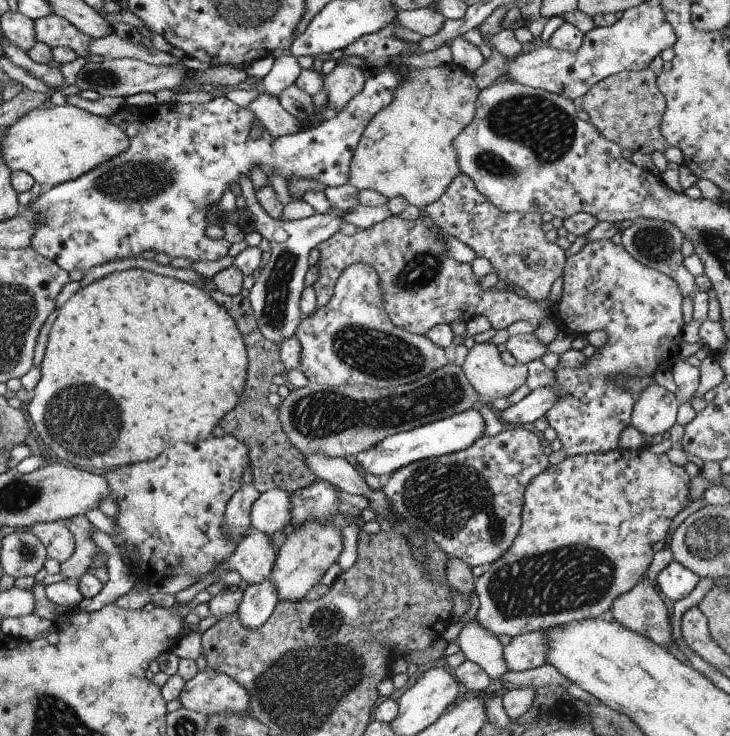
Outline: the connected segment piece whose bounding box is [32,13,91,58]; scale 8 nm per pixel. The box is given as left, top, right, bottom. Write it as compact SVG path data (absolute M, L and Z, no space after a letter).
M51 15L36 19L32 22L36 42L55 47L67 47L74 51L76 56L87 56L86 44L91 40L76 30L67 20Z

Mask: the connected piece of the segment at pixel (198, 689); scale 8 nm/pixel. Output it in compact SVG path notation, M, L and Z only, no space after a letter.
M207 666L185 681L177 699L182 709L205 716L214 713L250 716L246 691L231 678Z

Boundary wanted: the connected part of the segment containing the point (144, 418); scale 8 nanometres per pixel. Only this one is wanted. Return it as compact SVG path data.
M140 269L114 272L94 281L83 290L77 290L59 310L59 314L49 328L45 354L39 367L41 376L32 389L33 398L27 404L26 413L33 423L38 439L45 447L51 449L57 458L87 471L117 469L129 464L154 460L165 448L180 441L192 444L209 438L221 418L233 410L241 400L240 396L245 391L247 366L248 356L235 322L205 290L190 283Z

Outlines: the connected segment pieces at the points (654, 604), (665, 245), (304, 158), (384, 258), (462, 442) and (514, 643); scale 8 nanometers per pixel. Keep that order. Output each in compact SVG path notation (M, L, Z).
M701 498L693 499L683 510L678 512L671 521L669 526L669 532L667 533L666 540L663 542L665 548L655 552L647 571L641 576L639 583L629 592L620 595L612 604L609 612L611 618L629 628L632 632L636 634L641 634L645 639L651 640L655 645L667 647L669 643L673 640L671 638L671 626L669 624L670 619L667 617L667 610L663 600L659 598L659 594L655 592L654 581L656 584L657 576L659 572L663 571L672 562L671 549L669 548L668 541L671 540L671 534L673 530L687 518L687 516L694 514L703 506Z
M639 219L633 221L620 234L622 248L635 261L670 277L683 297L686 295L693 296L696 291L694 278L685 270L682 264L684 258L681 256L681 244L684 242L684 237L673 227L673 224L658 219Z
M388 67L380 74L367 76L362 92L353 96L343 111L325 117L315 127L275 139L264 129L259 138L251 140L249 132L256 117L247 106L236 106L223 96L216 96L206 104L155 103L143 109L124 106L107 118L126 135L128 148L82 176L51 187L29 202L35 229L28 246L67 273L72 270L83 273L110 261L138 257L145 251L165 254L171 260L178 257L215 262L228 255L230 245L224 239L210 240L204 232L209 207L219 203L223 192L231 184L238 183L241 176L250 178L253 166L259 166L265 177L276 174L286 180L296 176L318 181L325 187L345 185L349 162L365 126L380 109L391 104L396 89L406 80L403 74L403 68Z
M423 210L420 216L413 221L399 219L391 215L380 221L378 224L367 229L359 229L353 236L345 236L336 231L330 238L322 241L316 248L320 253L319 260L315 265L318 271L317 281L312 285L315 292L315 310L322 308L329 303L334 292L335 284L343 272L353 264L360 263L369 265L376 273L378 284L380 285L380 298L382 301L382 311L387 319L398 328L413 335L425 335L429 328L436 325L451 325L456 321L469 321L476 315L482 315L495 330L505 329L518 321L524 321L533 326L537 326L544 318L549 318L548 308L541 310L535 301L527 298L519 298L511 288L502 287L497 290L496 286L489 290L481 291L477 287L475 276L473 276L470 264L458 264L449 258L443 250L440 241L435 240L429 227L436 230Z
M475 407L407 431L393 433L356 455L358 468L367 475L391 475L403 466L467 449L484 433L483 416Z
M532 631L511 637L511 642L502 647L502 660L507 671L524 672L542 666L547 650L546 632Z

